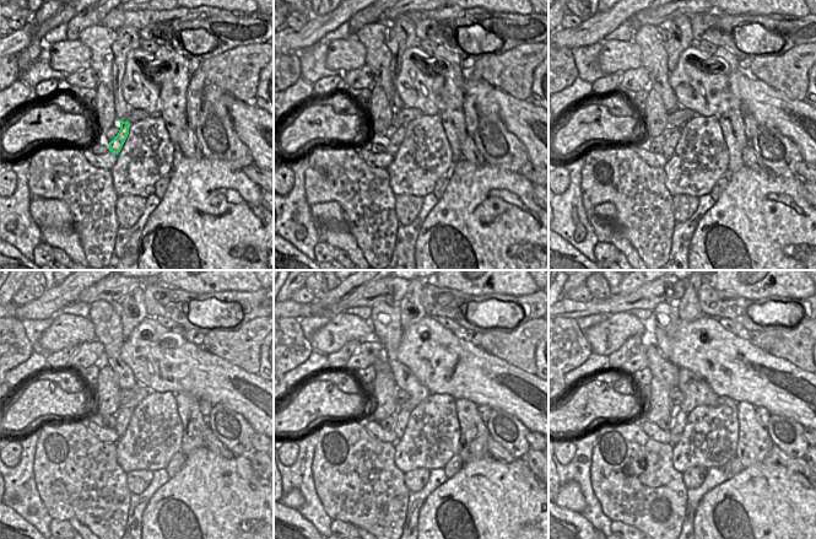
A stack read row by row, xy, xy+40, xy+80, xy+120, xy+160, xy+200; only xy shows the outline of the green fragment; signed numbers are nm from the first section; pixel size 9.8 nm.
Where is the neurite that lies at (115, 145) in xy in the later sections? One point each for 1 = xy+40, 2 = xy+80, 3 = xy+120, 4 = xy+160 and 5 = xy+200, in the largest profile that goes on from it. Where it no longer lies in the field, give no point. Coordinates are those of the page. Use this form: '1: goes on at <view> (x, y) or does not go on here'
1: goes on at xy+40 (394, 143)
2: goes on at xy+80 (669, 145)
3: goes on at xy+120 (123, 416)
4: goes on at xy+160 (401, 418)
5: goes on at xy+200 (680, 418)

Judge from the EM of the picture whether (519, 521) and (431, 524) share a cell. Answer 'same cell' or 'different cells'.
same cell

